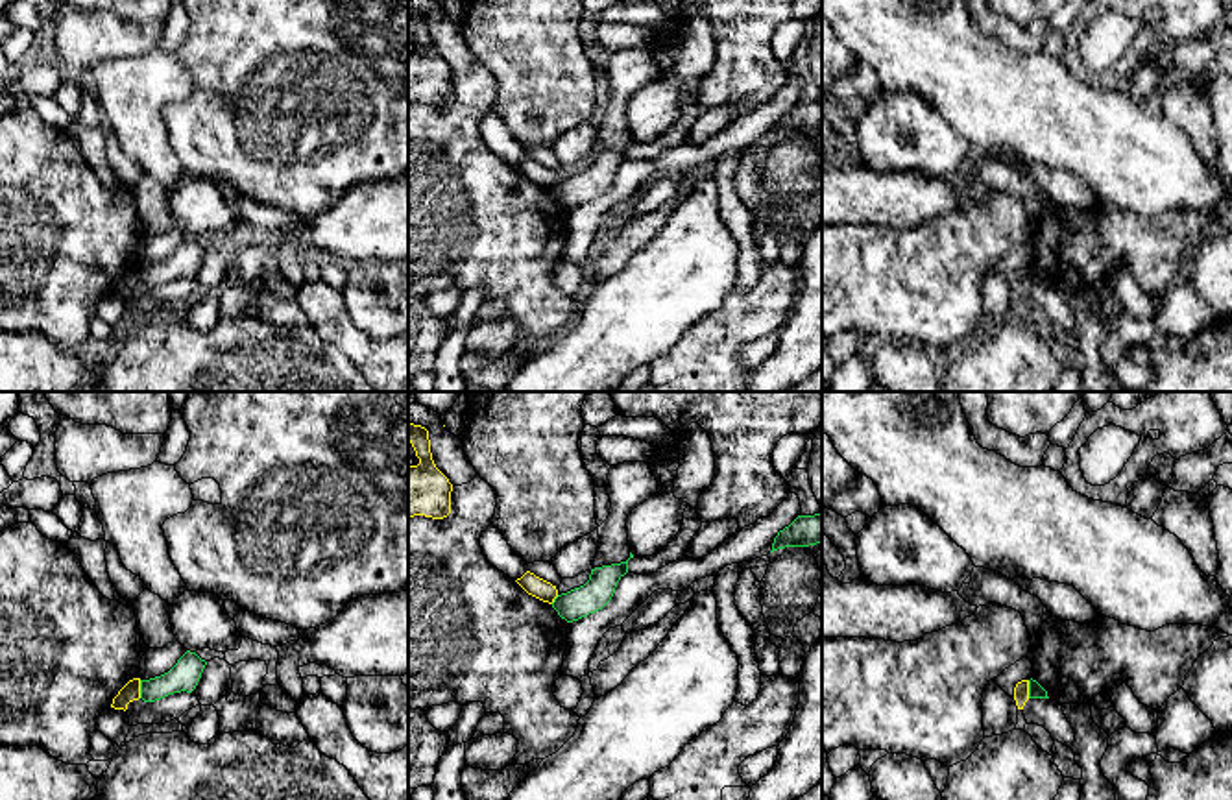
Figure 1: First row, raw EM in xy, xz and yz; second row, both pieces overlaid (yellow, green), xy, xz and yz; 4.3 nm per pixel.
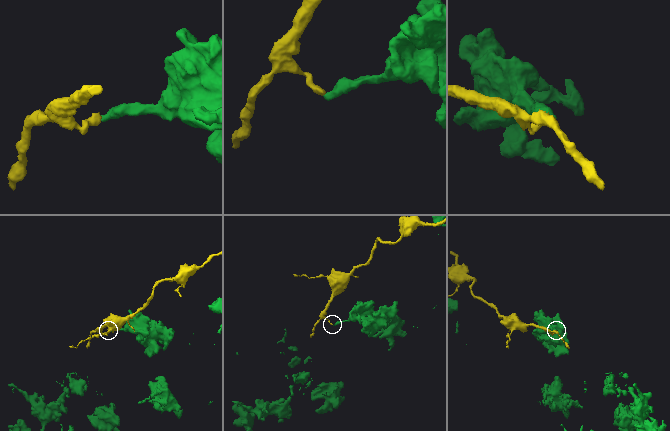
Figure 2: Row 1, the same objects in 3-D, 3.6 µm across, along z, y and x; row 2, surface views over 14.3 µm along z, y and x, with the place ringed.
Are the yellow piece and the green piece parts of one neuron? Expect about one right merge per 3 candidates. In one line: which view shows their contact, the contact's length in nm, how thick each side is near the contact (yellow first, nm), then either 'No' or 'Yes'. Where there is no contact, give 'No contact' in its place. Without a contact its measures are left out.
Touches yellow in xy. Shared border 80 nm. Thickness 80 nm (yellow) against 130 nm. No

